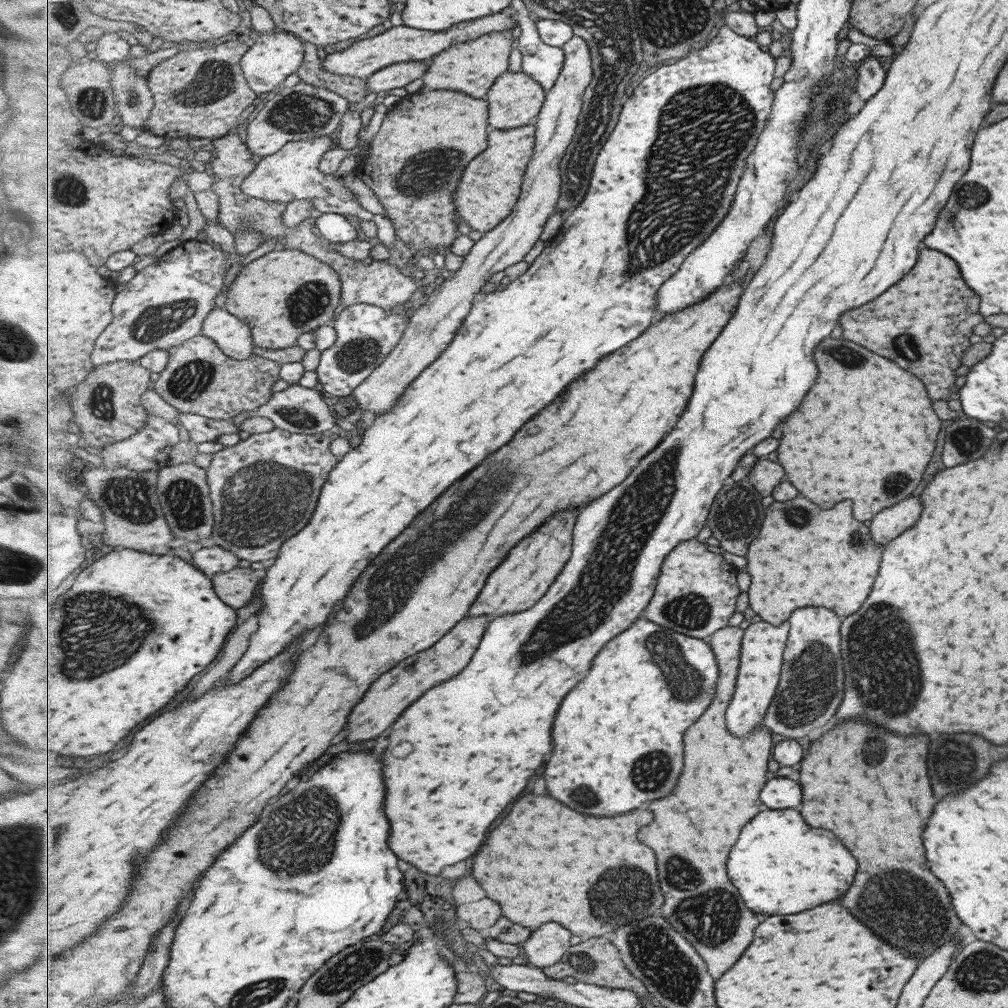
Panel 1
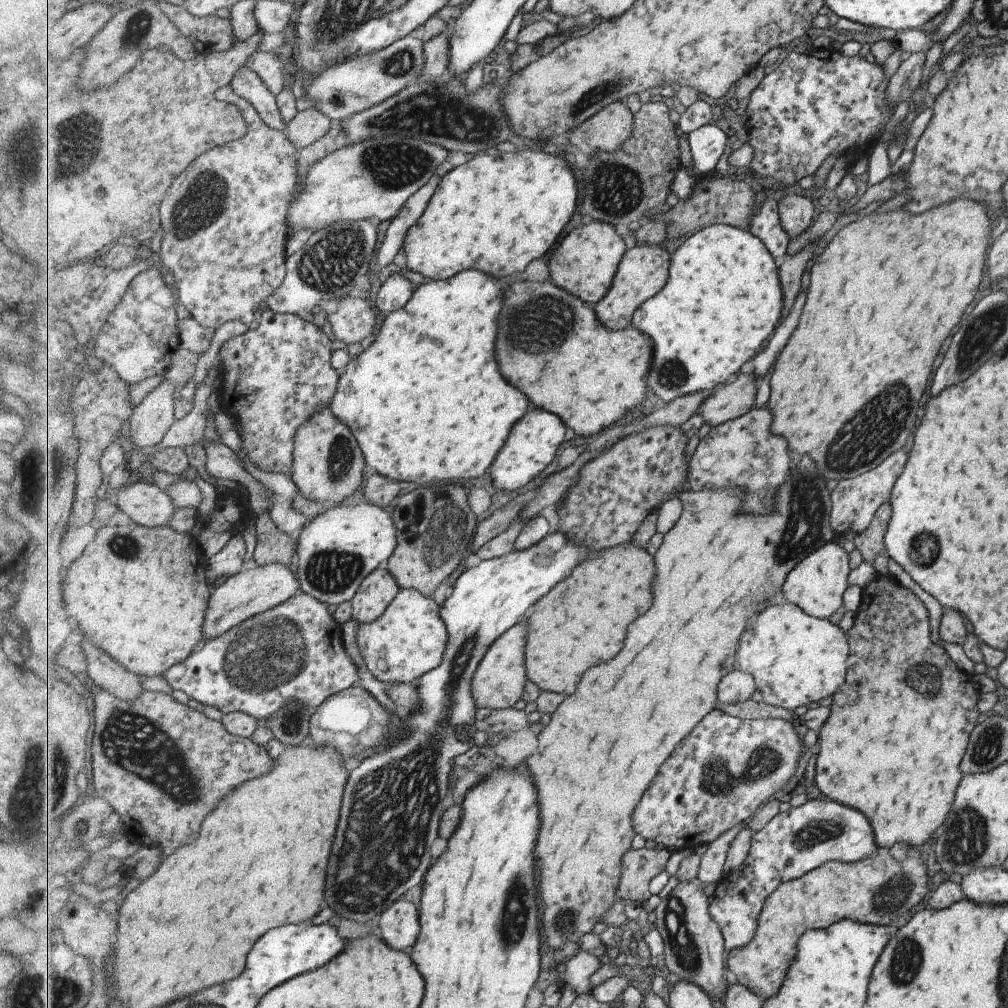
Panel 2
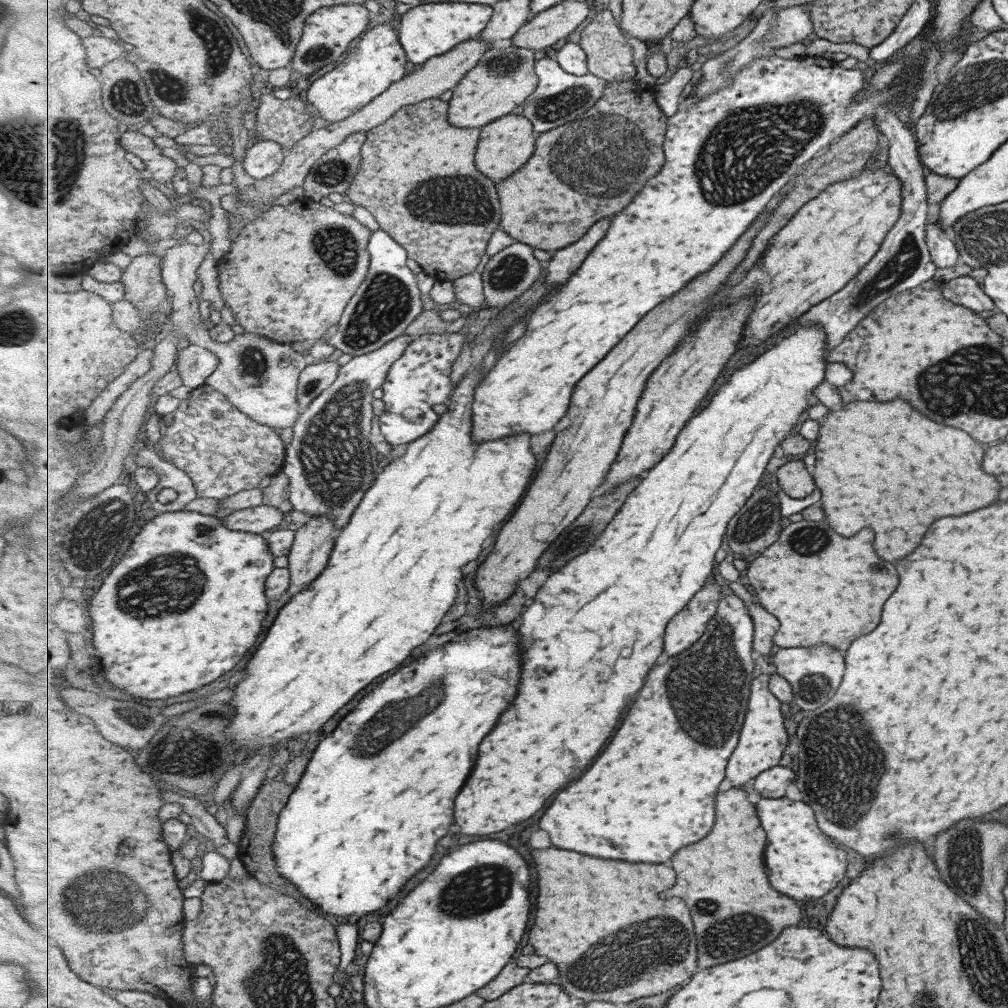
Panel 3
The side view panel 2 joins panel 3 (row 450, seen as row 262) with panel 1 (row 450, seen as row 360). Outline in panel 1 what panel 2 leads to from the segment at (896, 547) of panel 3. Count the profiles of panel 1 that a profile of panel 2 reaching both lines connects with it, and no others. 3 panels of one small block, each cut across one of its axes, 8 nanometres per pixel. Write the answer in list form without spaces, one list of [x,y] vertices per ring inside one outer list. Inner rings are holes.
[[[841,337],[825,338],[825,342],[813,350],[813,362],[817,362],[817,382],[813,382],[813,390],[809,390],[797,412],[781,422],[783,434],[791,436],[781,438],[779,462],[801,494],[813,498],[817,506],[831,508],[835,502],[849,498],[857,520],[871,520],[883,508],[911,496],[917,488],[944,422],[933,413],[927,390],[916,376],[853,342]]]

